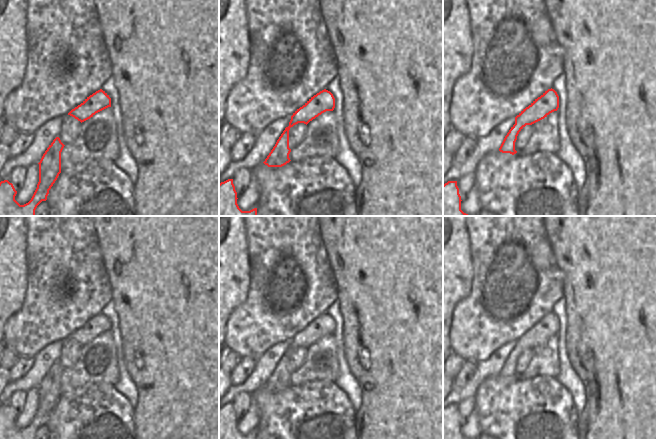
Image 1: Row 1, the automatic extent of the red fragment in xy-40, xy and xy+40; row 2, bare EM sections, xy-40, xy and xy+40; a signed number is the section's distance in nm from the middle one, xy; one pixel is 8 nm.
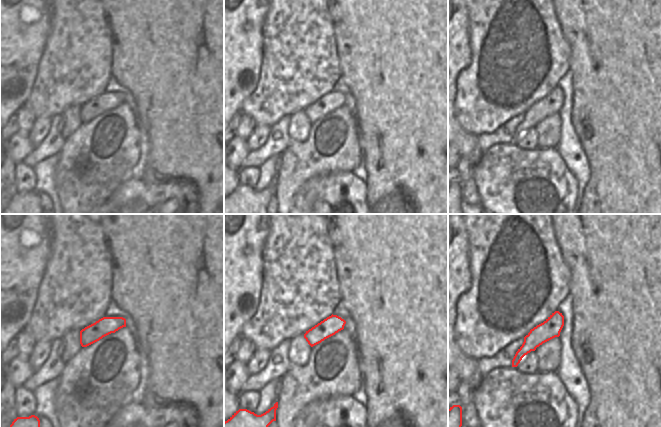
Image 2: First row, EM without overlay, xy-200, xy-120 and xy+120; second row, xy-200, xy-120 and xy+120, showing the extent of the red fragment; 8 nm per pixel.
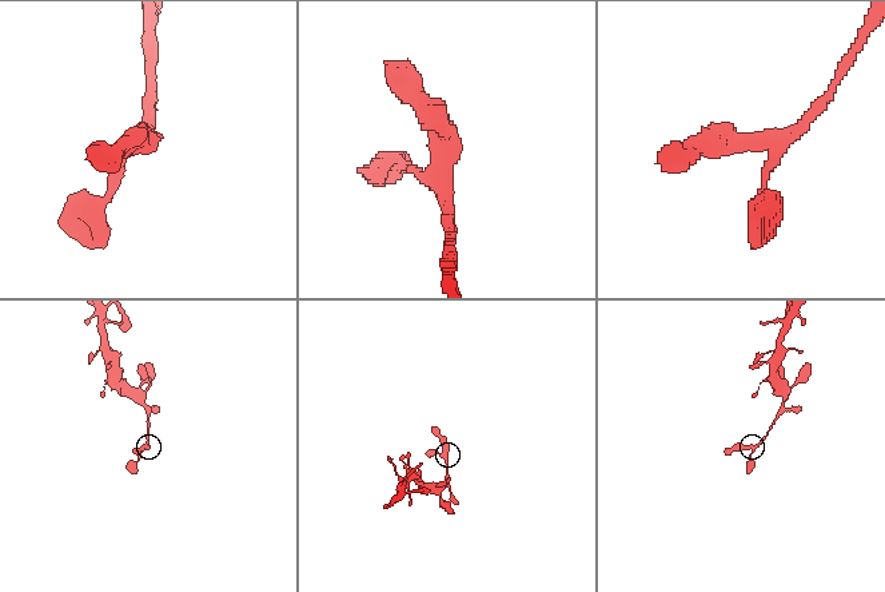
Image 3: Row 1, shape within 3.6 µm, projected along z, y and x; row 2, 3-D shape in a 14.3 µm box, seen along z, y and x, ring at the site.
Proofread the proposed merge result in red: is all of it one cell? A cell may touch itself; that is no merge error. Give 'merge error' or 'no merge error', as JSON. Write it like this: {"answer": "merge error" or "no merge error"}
{"answer": "no merge error"}

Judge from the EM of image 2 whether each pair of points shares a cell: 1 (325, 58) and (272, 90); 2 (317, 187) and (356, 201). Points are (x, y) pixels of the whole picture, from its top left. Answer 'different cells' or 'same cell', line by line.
1: same cell
2: same cell

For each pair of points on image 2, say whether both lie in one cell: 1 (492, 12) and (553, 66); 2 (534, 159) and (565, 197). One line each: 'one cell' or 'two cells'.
1: one cell
2: one cell

